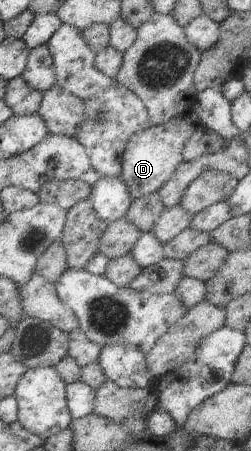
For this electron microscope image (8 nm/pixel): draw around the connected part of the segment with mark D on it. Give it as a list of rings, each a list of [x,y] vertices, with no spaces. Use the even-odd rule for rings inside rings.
[[[188,107],[166,122],[130,136],[121,156],[122,168],[119,178],[128,187],[132,198],[139,199],[141,196],[156,193],[167,180],[172,178],[176,167],[183,161],[184,143],[200,128],[203,129],[200,117],[192,107]]]

